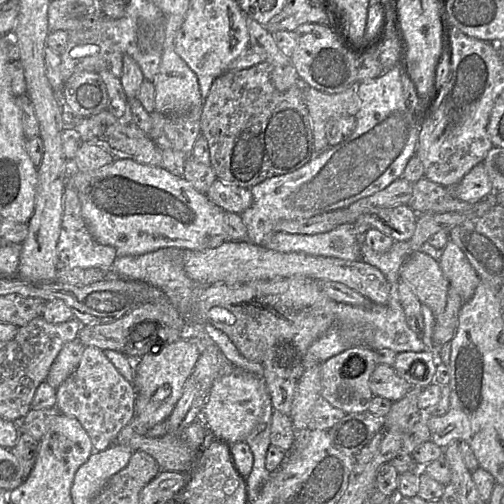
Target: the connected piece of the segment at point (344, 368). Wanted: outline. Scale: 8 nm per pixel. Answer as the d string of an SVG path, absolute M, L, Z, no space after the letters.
M368 346L348 348L320 364L321 398L346 414L366 412L374 395L369 379L375 368L375 350Z

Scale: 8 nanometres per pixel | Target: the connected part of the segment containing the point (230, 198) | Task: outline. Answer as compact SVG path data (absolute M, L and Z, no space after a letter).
M216 178L206 192L207 198L225 212L241 215L252 205L250 189L223 182Z

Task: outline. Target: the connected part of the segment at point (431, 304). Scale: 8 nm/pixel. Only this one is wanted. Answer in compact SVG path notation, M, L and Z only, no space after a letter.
M420 251L412 252L399 268L399 279L411 288L421 304L430 308L435 318L443 312L449 282L437 260Z

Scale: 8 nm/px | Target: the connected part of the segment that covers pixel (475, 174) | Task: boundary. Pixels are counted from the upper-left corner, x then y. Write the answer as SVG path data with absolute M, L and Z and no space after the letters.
M484 164L475 165L460 182L453 187L457 199L478 202L494 193L493 186Z

